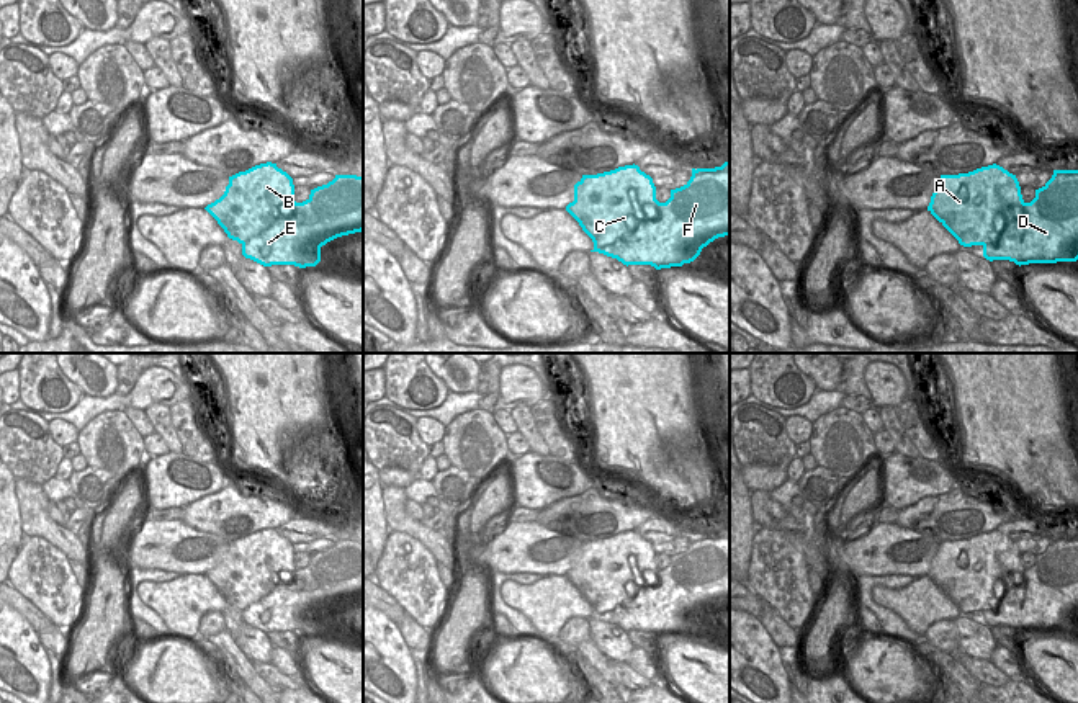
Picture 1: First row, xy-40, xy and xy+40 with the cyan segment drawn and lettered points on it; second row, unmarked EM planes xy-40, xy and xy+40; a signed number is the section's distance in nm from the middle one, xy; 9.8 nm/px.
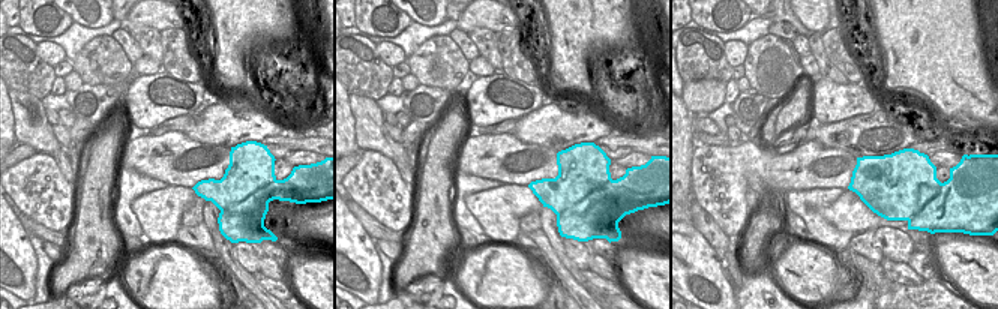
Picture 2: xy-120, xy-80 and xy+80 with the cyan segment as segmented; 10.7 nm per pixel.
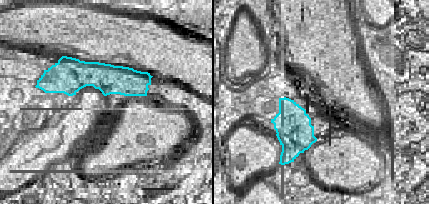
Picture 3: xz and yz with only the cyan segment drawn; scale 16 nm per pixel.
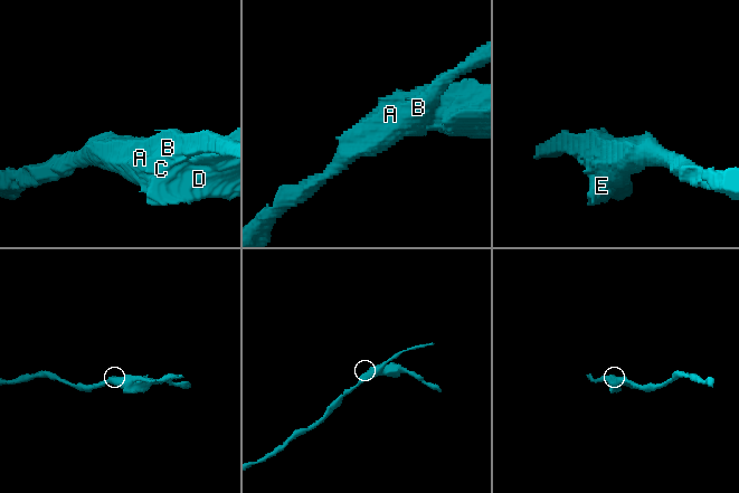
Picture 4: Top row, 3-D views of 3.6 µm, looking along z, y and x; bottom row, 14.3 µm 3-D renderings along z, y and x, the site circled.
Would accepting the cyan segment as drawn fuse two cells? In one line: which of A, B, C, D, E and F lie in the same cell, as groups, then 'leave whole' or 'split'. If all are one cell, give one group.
groups A B C / D E F; split

